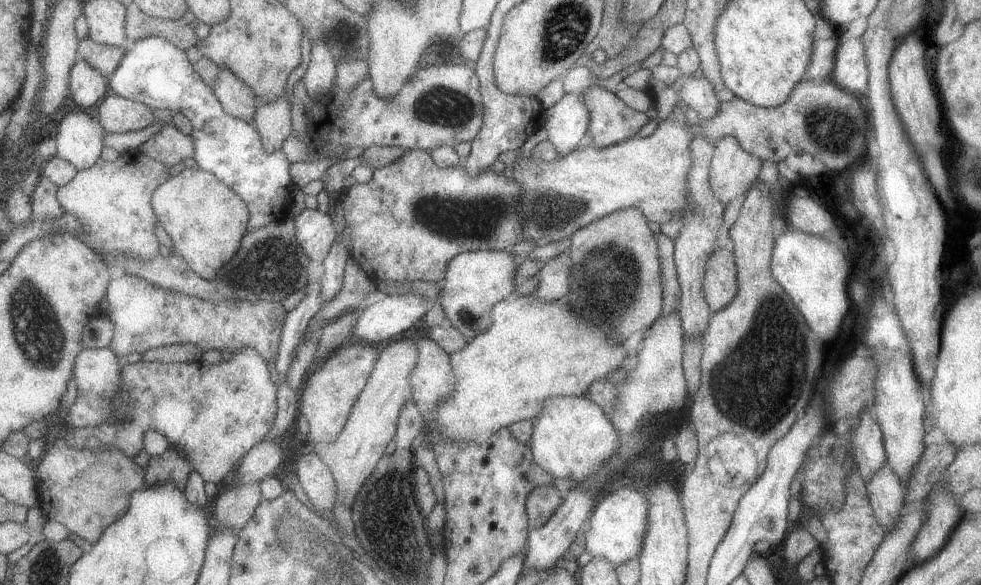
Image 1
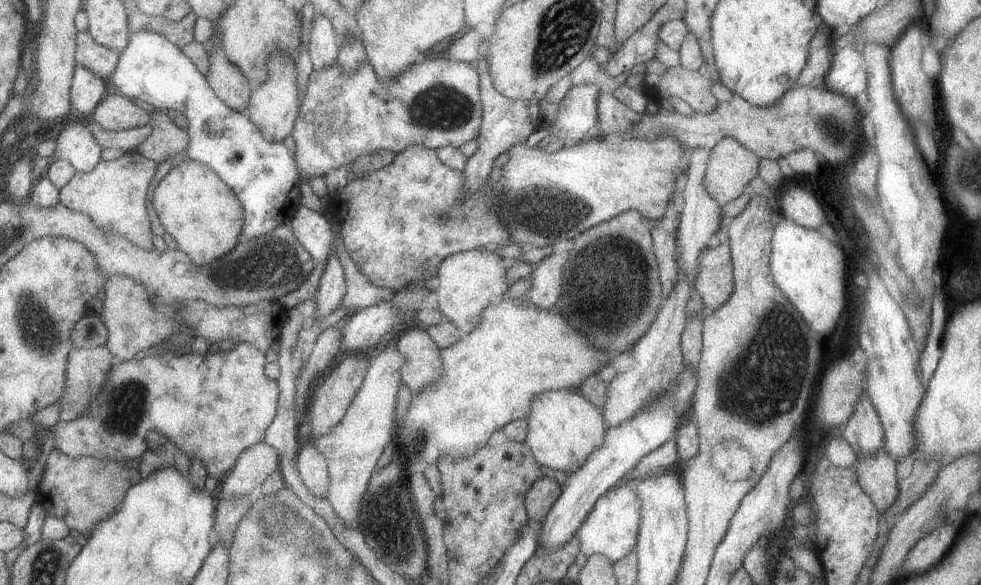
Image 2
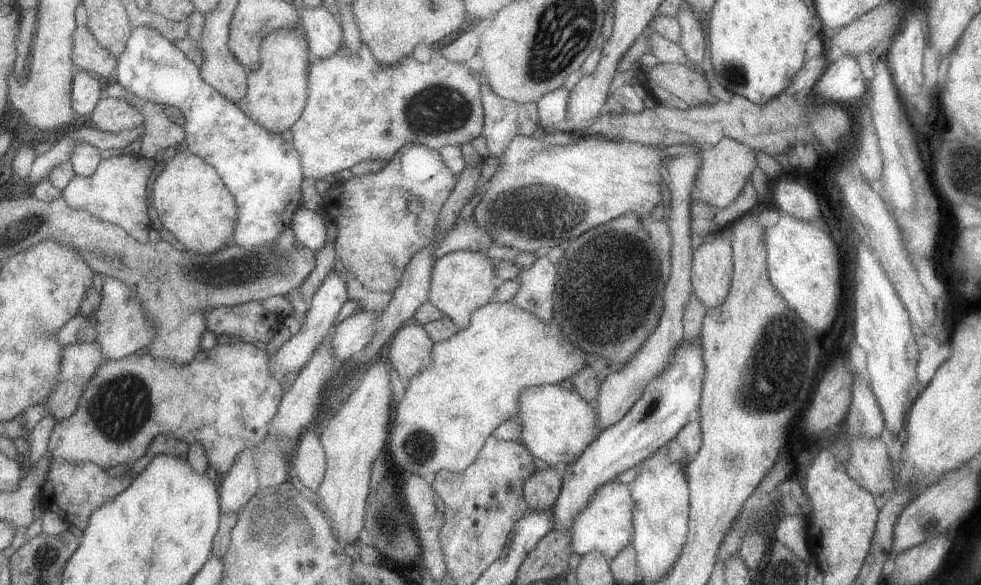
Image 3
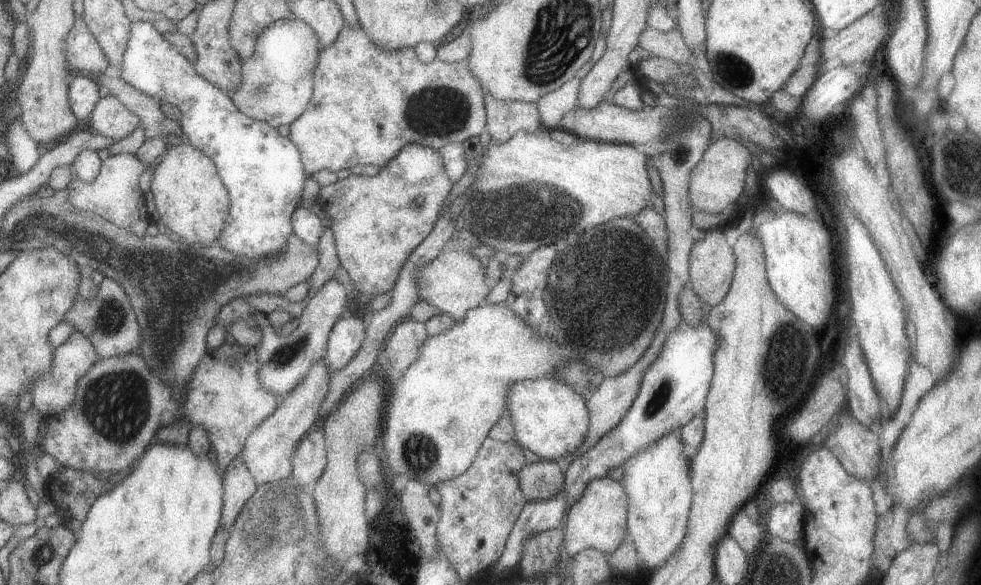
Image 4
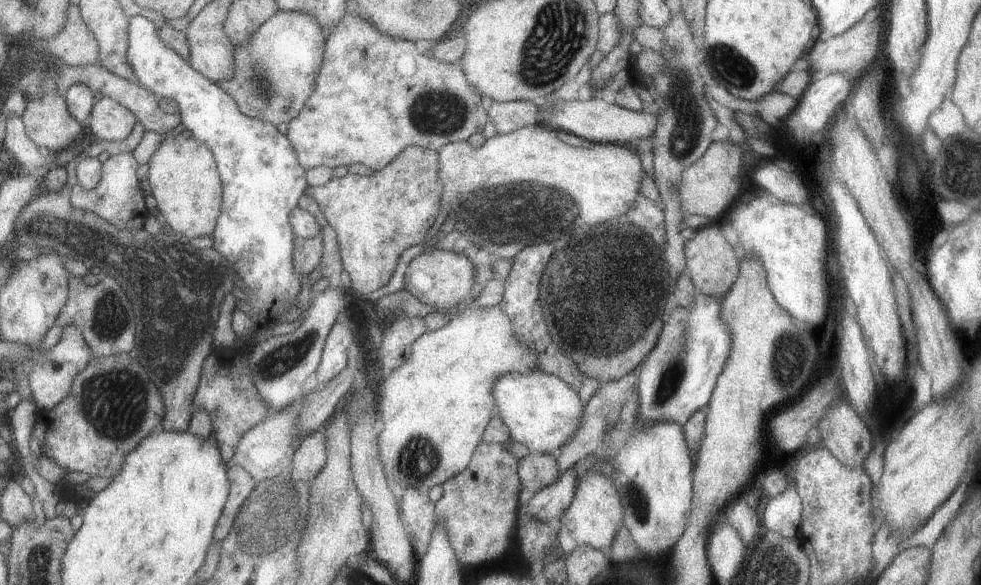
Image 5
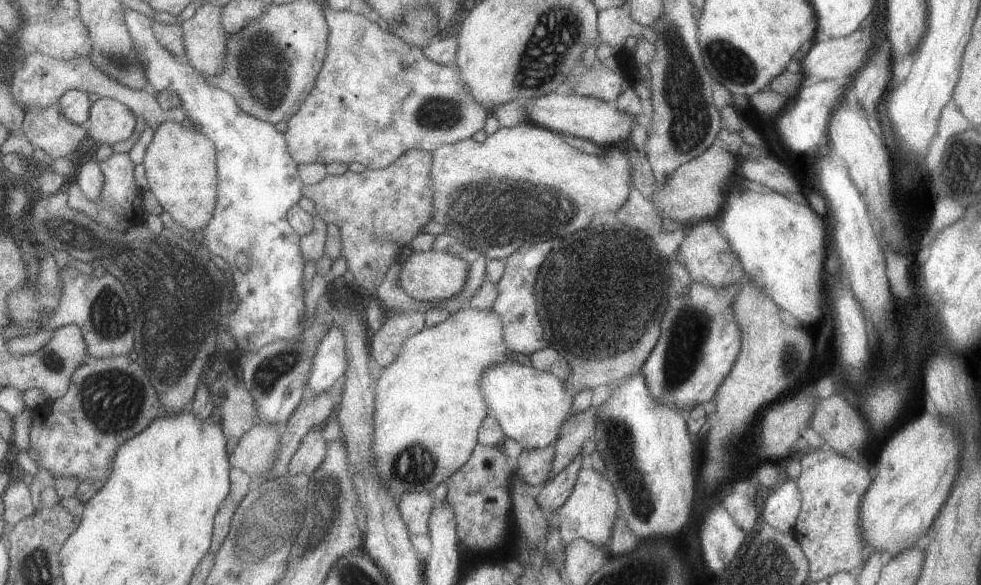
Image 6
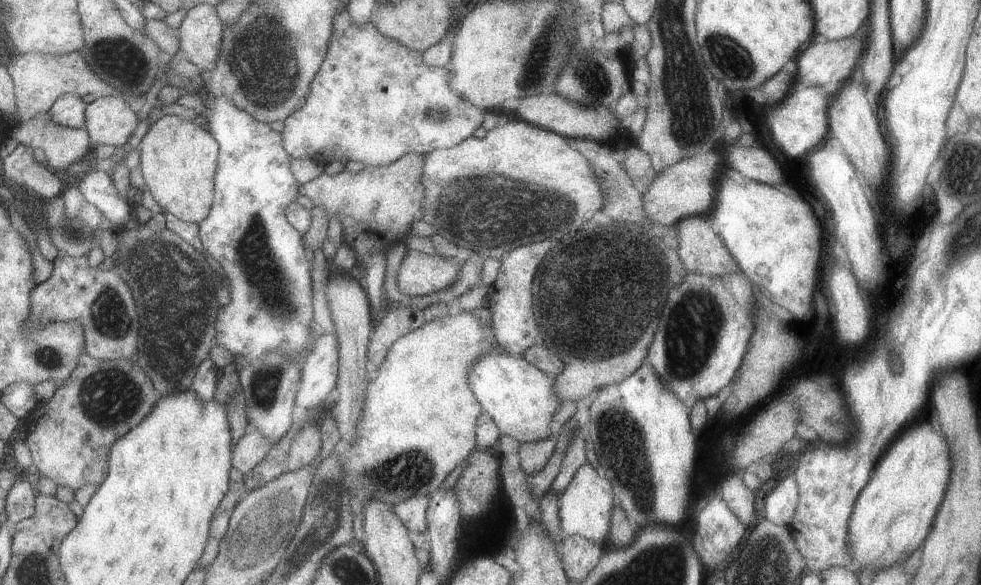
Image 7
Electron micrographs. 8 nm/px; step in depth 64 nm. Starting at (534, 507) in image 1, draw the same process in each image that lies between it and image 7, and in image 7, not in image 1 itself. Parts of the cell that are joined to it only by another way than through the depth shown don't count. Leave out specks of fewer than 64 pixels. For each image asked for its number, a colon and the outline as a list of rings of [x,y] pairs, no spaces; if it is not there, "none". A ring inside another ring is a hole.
2: [[[539,476],[525,490],[525,510],[529,522],[543,522],[545,514],[553,508],[557,496],[561,494],[561,486],[555,478]]]
3: [[[535,468],[535,472],[523,484],[523,498],[527,502],[527,510],[551,510],[561,494],[561,486],[561,468]]]
4: [[[541,460],[537,464],[527,462],[519,472],[519,486],[529,502],[545,500],[565,486],[563,466],[557,460]]]
5: [[[529,452],[527,456],[523,456],[519,460],[517,474],[519,474],[523,488],[527,488],[531,492],[539,492],[541,488],[553,484],[559,478],[555,454]]]
6: [[[549,444],[545,448],[527,448],[515,458],[519,462],[519,476],[527,484],[545,484],[551,472],[551,460],[555,456],[555,446]]]
7: [[[551,434],[545,440],[521,444],[515,458],[517,458],[517,464],[525,470],[525,474],[531,476],[531,474],[535,474],[535,472],[545,468],[545,464],[553,456],[555,448],[557,448],[557,438],[555,438],[555,434]]]

